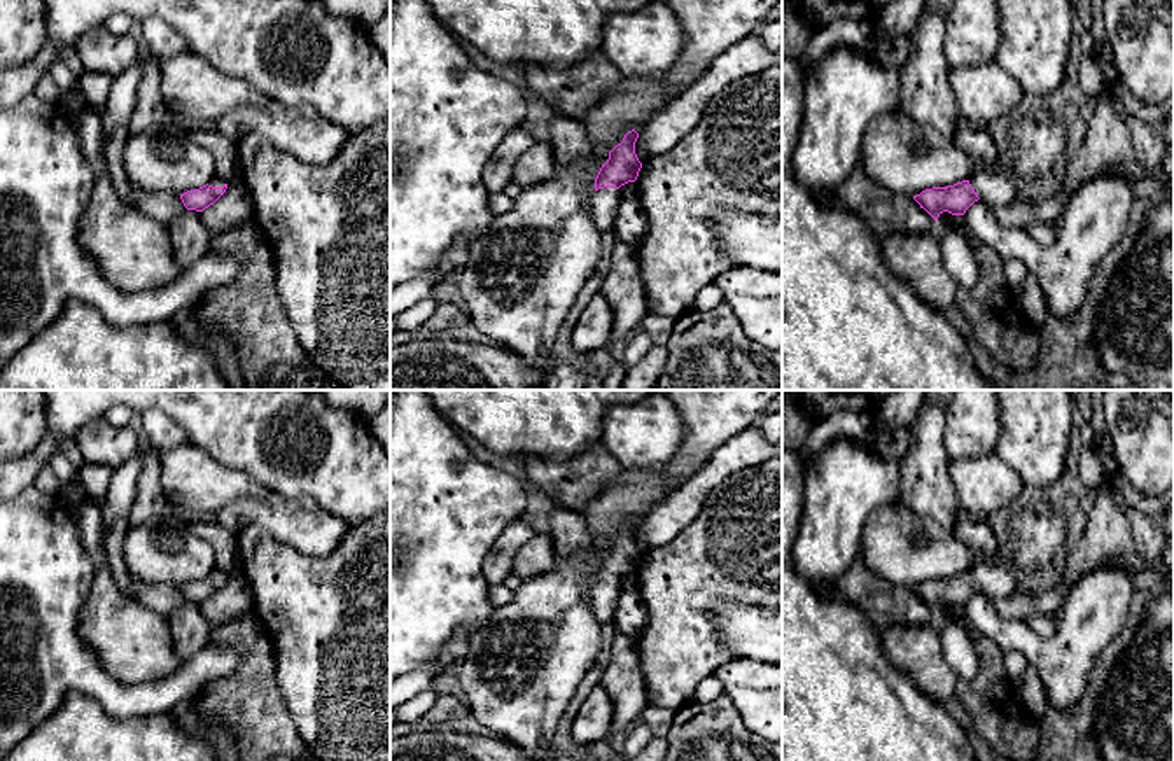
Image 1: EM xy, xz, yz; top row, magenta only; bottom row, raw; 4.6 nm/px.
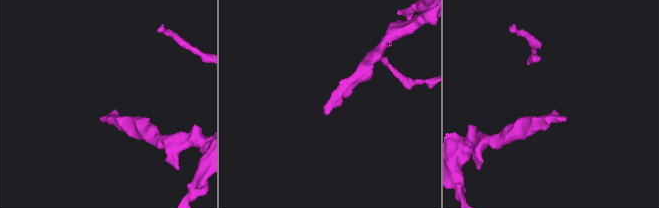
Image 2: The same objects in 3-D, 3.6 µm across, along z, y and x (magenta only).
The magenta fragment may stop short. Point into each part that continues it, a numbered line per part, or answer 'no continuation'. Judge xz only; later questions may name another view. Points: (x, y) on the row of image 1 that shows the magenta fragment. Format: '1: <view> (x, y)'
1: xz (606, 202)

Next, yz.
1: yz (994, 188)

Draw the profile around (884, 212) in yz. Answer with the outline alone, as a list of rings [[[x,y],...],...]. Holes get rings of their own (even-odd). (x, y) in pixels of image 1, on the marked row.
[[[859,163],[840,187],[840,201],[880,241],[894,233],[933,233],[936,220],[913,199],[871,180]]]

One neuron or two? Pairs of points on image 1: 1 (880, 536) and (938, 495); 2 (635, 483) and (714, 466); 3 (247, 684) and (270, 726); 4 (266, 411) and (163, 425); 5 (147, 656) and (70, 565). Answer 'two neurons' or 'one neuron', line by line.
1: two neurons
2: two neurons
3: one neuron
4: two neurons
5: two neurons

